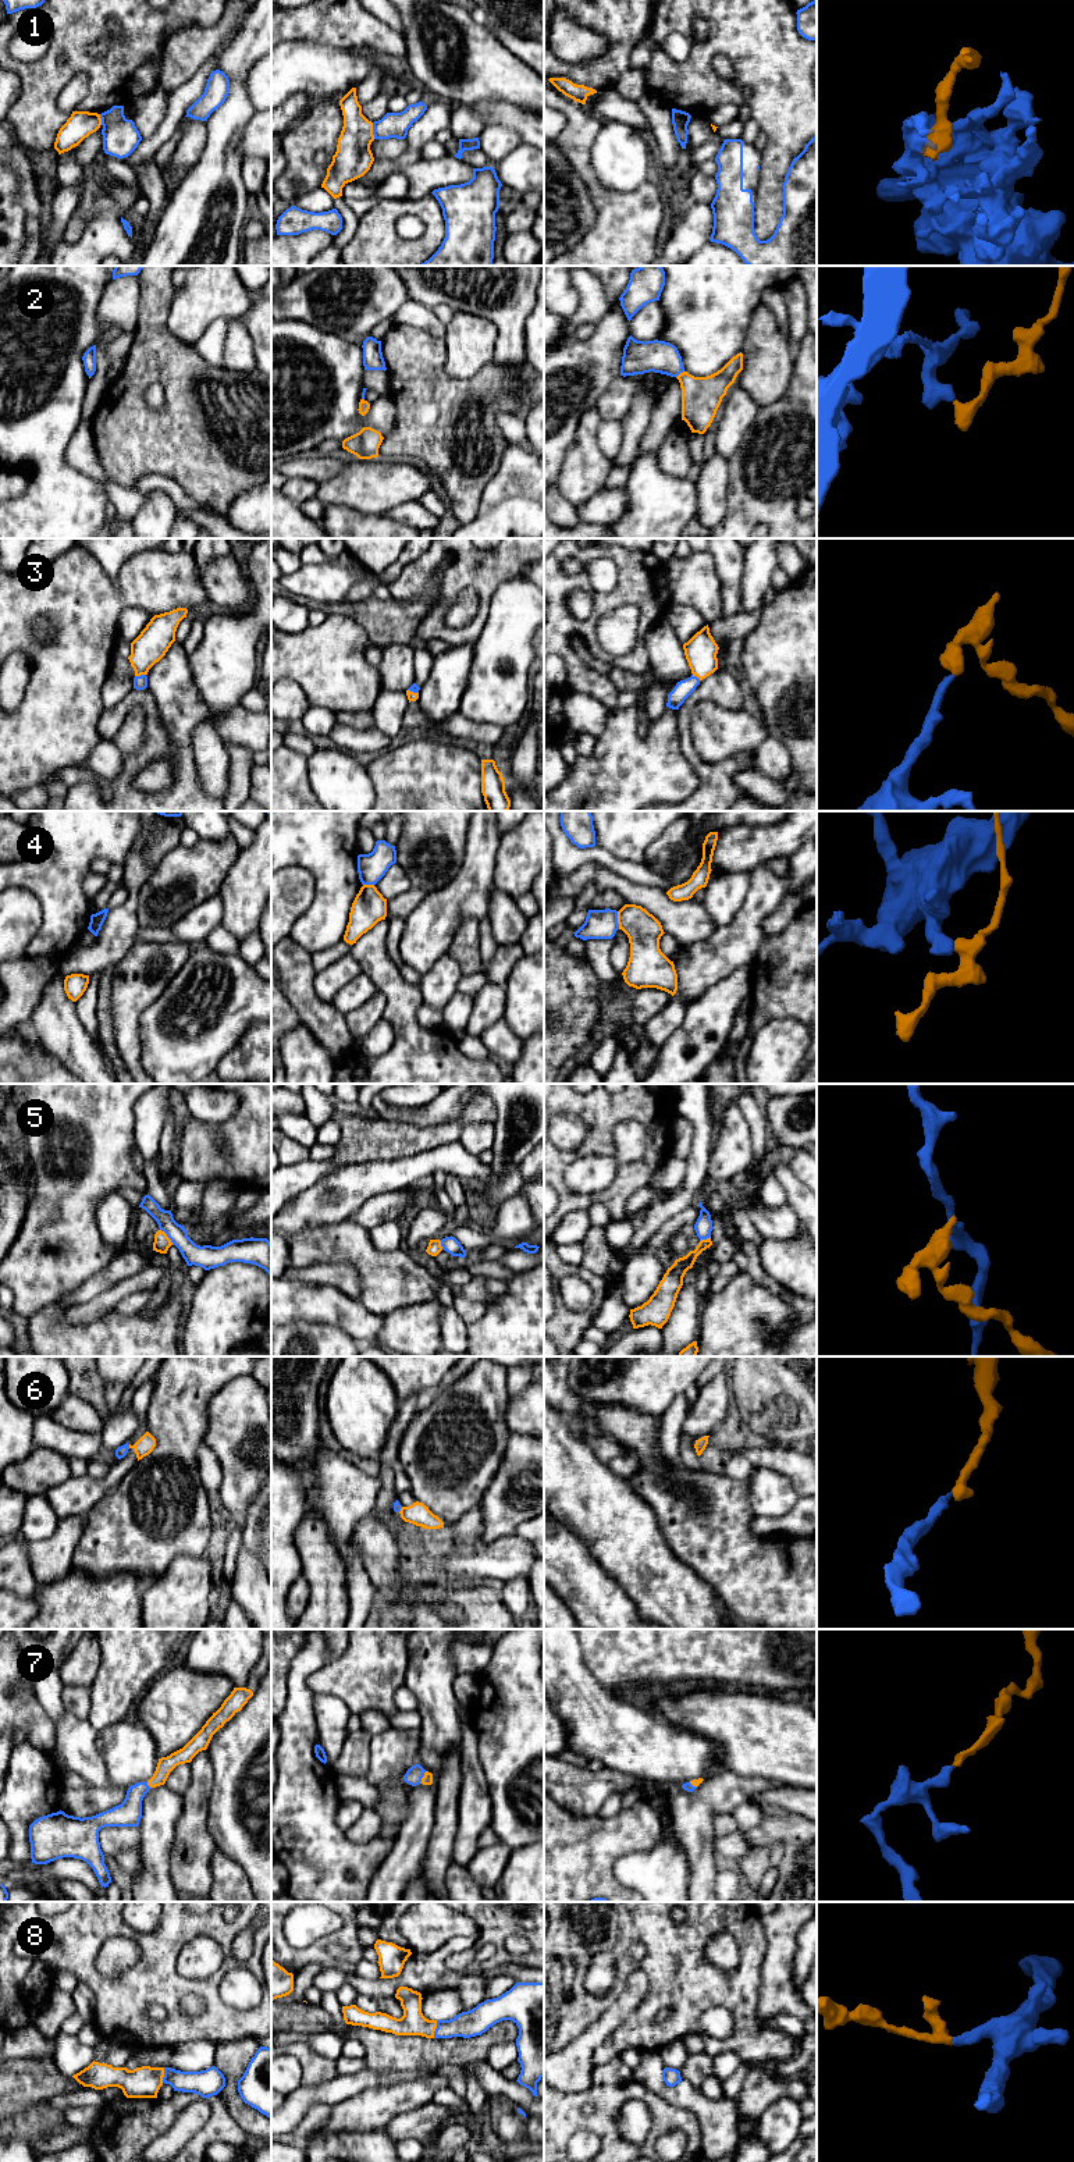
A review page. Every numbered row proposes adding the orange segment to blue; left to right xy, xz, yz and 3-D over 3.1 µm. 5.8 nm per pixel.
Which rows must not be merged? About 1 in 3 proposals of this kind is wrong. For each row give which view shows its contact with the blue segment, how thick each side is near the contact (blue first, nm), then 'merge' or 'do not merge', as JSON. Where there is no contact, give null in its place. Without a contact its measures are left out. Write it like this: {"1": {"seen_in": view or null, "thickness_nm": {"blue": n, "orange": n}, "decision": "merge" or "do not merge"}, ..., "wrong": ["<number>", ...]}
{"1": {"seen_in": "xz", "thickness_nm": {"blue": 140, "orange": 220}, "decision": "do not merge"}, "2": {"seen_in": "yz", "thickness_nm": {"blue": 190, "orange": 220}, "decision": "merge"}, "3": {"seen_in": "xy", "thickness_nm": {"blue": 80, "orange": 190}, "decision": "merge"}, "4": {"seen_in": "yz", "thickness_nm": {"blue": 180, "orange": 200}, "decision": "do not merge"}, "5": {"seen_in": "xy", "thickness_nm": {"blue": 130, "orange": 100}, "decision": "do not merge"}, "6": {"seen_in": "xy", "thickness_nm": {"blue": 70, "orange": 100}, "decision": "merge"}, "7": {"seen_in": "xz", "thickness_nm": {"blue": 100, "orange": 60}, "decision": "merge"}, "8": {"seen_in": "xz", "thickness_nm": {"blue": 150, "orange": 140}, "decision": "merge"}, "wrong": ["1", "4", "5"]}

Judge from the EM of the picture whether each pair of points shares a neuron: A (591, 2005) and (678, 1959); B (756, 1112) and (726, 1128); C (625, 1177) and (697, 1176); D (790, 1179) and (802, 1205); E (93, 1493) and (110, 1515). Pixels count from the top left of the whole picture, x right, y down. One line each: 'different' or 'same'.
A: same
B: different
C: different
D: same
E: different

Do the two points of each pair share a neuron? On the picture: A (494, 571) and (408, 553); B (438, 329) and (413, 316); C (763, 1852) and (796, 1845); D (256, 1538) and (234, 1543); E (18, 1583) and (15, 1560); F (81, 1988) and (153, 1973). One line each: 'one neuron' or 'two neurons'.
A: two neurons
B: one neuron
C: two neurons
D: two neurons
E: one neuron
F: two neurons

